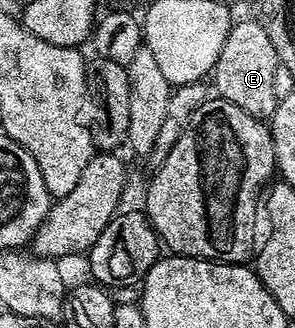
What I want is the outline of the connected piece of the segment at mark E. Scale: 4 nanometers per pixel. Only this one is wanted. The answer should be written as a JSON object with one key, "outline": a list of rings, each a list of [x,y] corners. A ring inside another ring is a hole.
{"outline":[[[245,18],[239,24],[238,21],[231,23],[228,38],[224,38],[224,50],[220,50],[212,73],[213,91],[221,99],[232,102],[232,106],[248,110],[248,114],[258,120],[269,121],[278,105],[274,89],[277,65],[276,49],[263,26],[251,18]]]}

